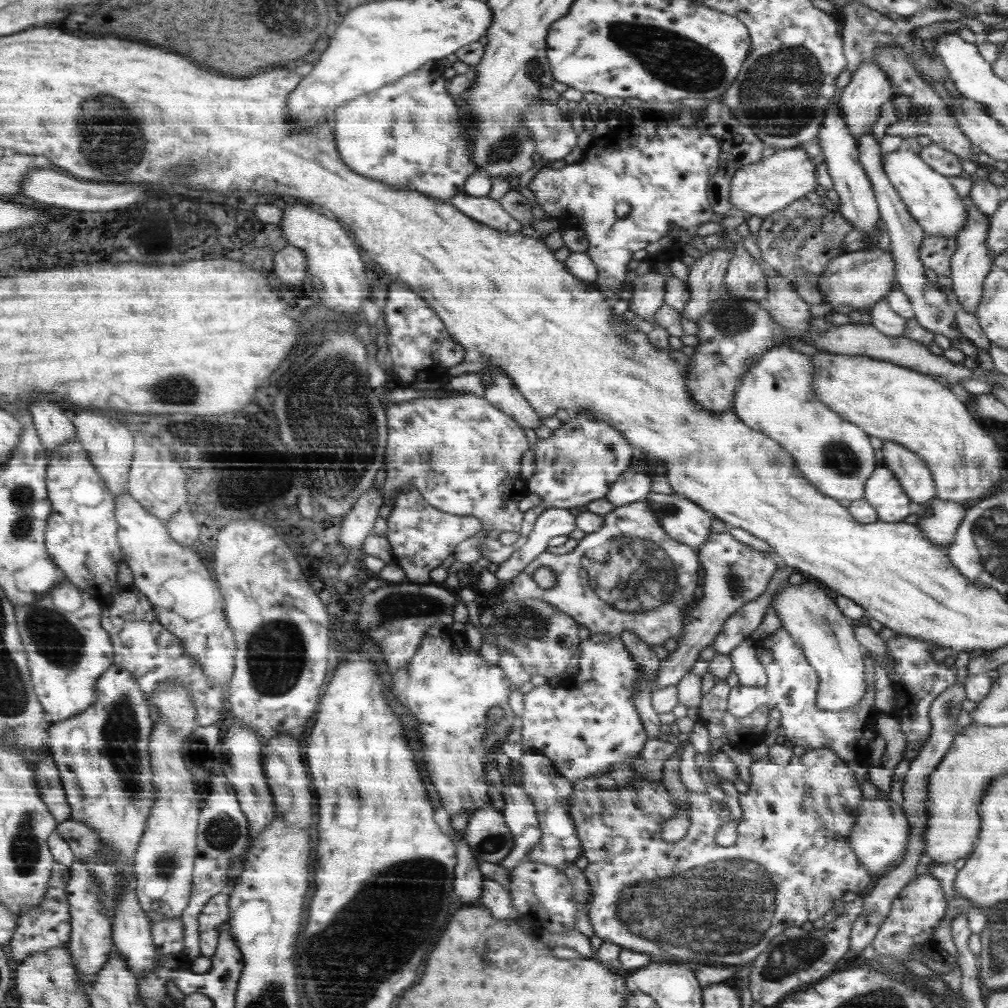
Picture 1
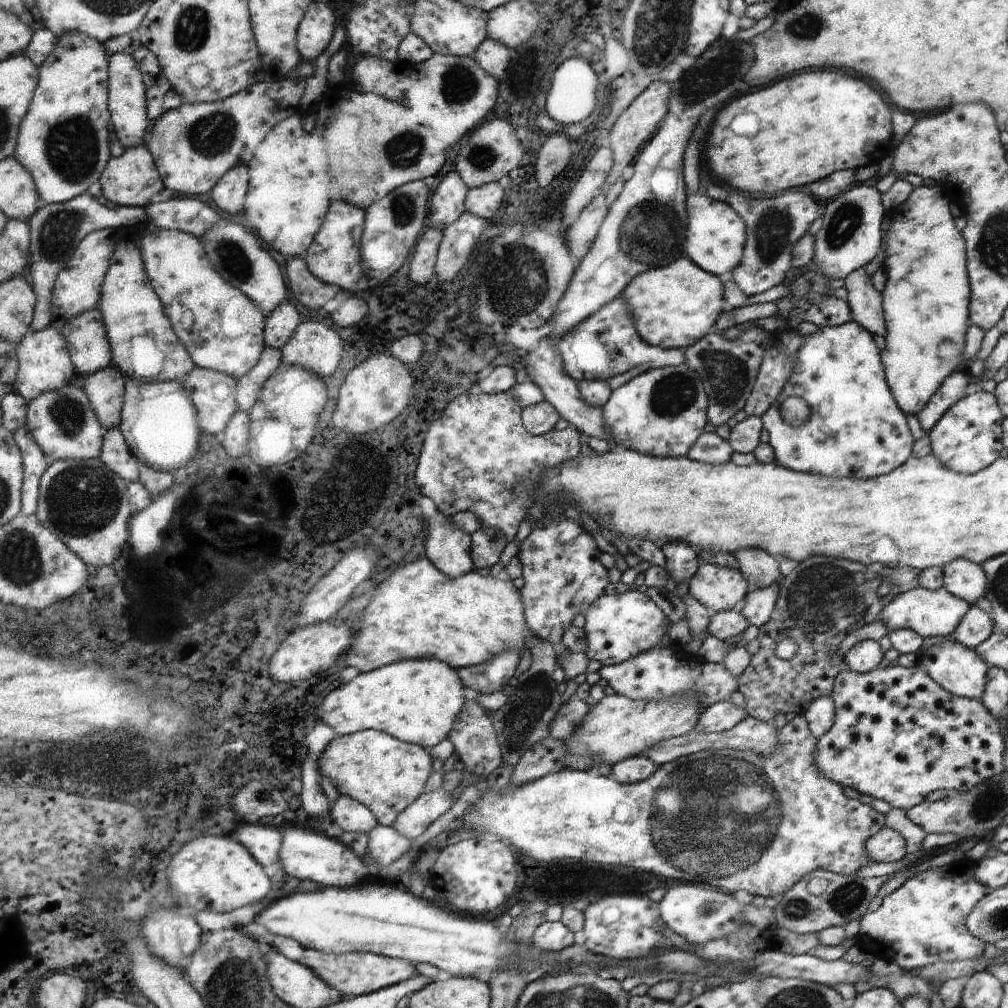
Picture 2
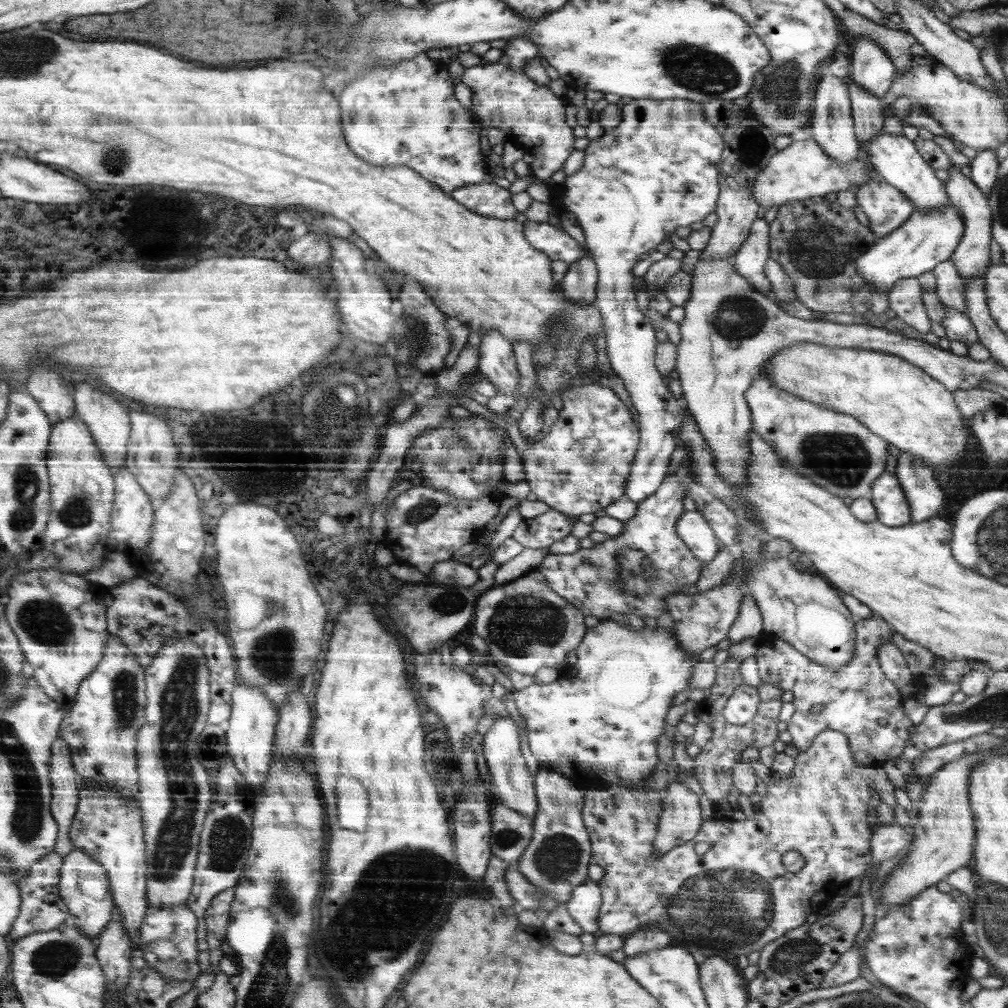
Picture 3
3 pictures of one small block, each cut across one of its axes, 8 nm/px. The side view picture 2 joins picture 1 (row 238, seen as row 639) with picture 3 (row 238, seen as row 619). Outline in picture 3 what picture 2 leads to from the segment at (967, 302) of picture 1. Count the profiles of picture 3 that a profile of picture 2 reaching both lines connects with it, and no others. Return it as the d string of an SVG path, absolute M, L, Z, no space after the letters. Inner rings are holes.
M949 166L947 170L947 180L945 184L945 194L949 198L949 202L961 212L963 220L965 220L965 236L961 240L961 244L955 248L955 252L951 254L951 262L959 274L961 280L967 280L975 274L979 274L983 270L983 266L989 262L989 240L991 240L991 210L987 204L987 196L981 192L979 186L973 184L971 178L963 176L961 170L957 166Z

